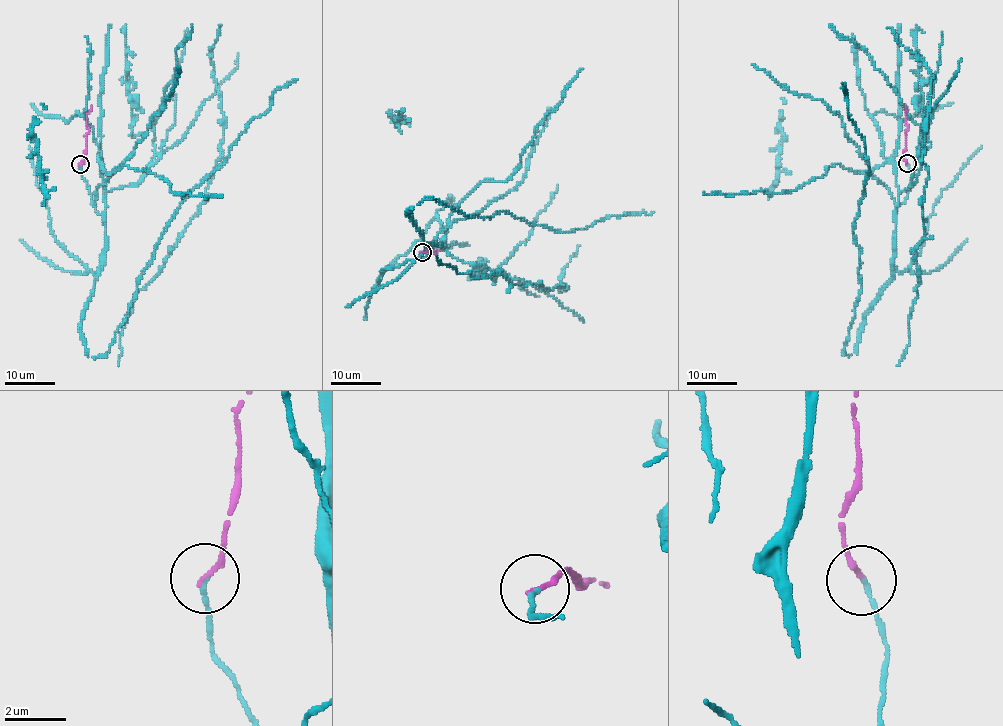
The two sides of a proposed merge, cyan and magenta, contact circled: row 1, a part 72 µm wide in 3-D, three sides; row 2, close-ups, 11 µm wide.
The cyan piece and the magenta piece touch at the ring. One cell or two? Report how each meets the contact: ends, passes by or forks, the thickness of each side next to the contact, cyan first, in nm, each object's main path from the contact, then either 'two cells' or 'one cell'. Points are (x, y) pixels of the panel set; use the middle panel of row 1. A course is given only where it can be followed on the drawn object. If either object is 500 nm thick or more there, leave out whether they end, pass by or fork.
cyan ends there; magenta ends there; 150 nm thick on the cyan side, 180 nm on the other; cyan runs (422, 252), (440, 245), (407, 213), (429, 199), (469, 217), (506, 211), (561, 231), (654, 211); magenta runs (422, 252), (440, 251); one cell

